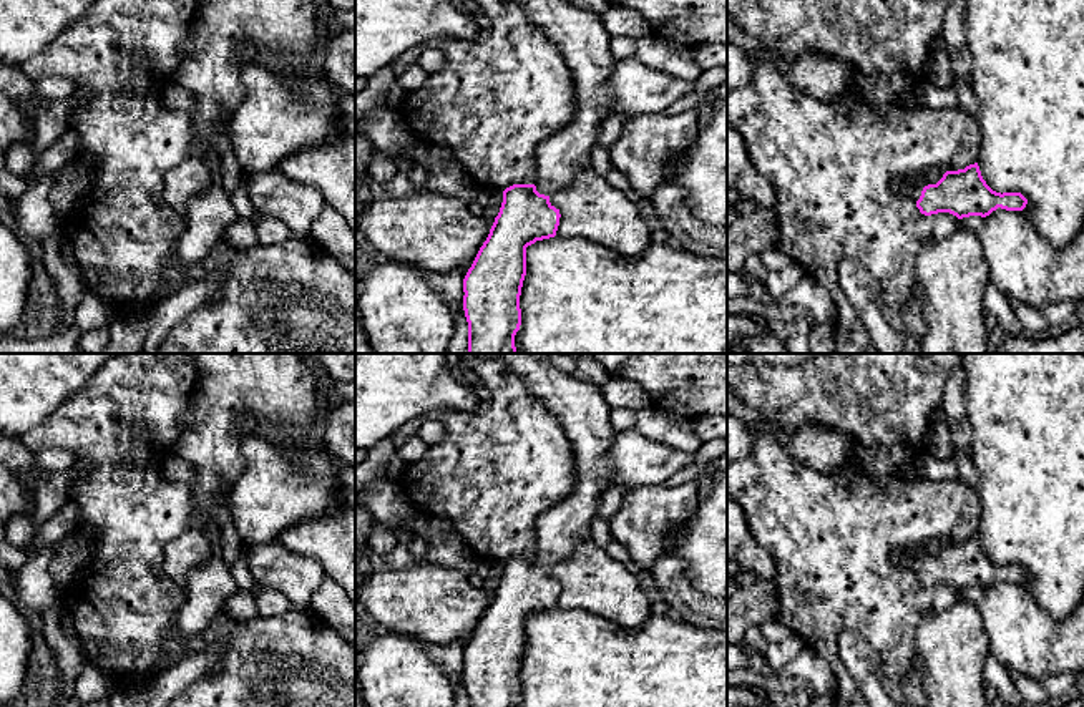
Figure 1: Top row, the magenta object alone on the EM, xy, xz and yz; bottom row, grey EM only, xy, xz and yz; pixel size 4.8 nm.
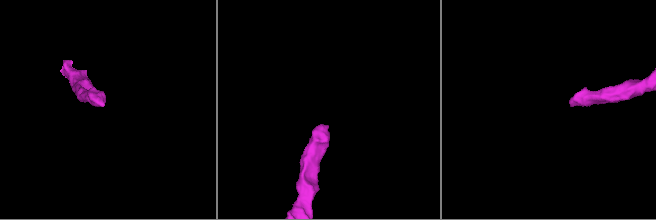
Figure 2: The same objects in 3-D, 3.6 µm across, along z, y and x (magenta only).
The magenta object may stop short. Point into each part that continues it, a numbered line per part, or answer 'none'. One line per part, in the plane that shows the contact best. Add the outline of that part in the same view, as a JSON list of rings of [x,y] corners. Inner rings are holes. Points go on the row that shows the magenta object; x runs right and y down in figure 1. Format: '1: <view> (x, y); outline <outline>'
1: yz (915, 183); outline [[[933,168],[926,173],[906,176],[906,178],[895,178],[891,181],[891,191],[900,194],[903,189],[910,191],[911,199],[916,202],[921,196],[921,191],[928,184],[936,184],[946,171],[943,168]]]

